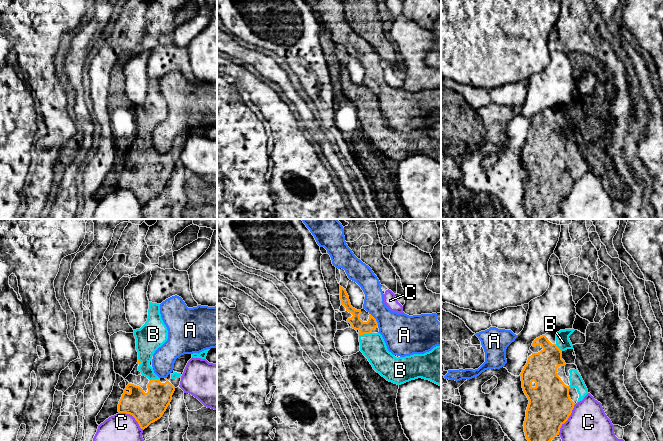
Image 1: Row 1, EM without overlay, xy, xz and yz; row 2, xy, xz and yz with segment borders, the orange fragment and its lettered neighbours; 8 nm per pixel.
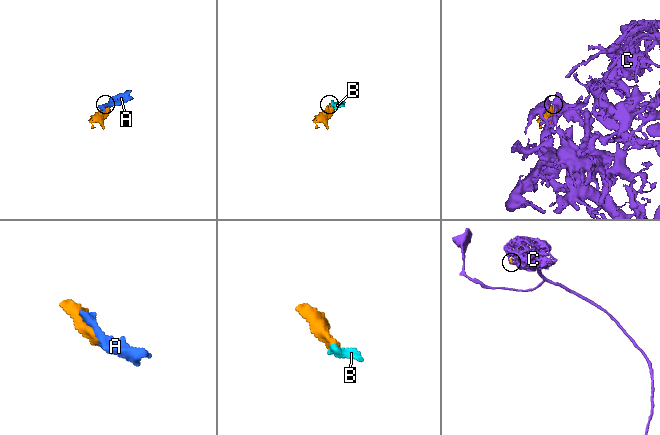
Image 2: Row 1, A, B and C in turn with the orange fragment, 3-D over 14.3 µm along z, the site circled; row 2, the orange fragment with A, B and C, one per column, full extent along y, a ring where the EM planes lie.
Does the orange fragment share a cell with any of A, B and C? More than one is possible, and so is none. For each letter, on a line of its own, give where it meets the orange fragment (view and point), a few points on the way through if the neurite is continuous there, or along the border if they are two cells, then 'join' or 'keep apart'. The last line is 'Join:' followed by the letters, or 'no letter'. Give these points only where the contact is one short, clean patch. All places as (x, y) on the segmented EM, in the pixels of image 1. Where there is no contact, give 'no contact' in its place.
A: contact xz (375, 319); border xz (370, 313), (378, 325); keep apart
B: contact xz (365, 333); join
C: contact yz (567, 419); keep apart
Join: B

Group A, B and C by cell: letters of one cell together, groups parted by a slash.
A / B / C

